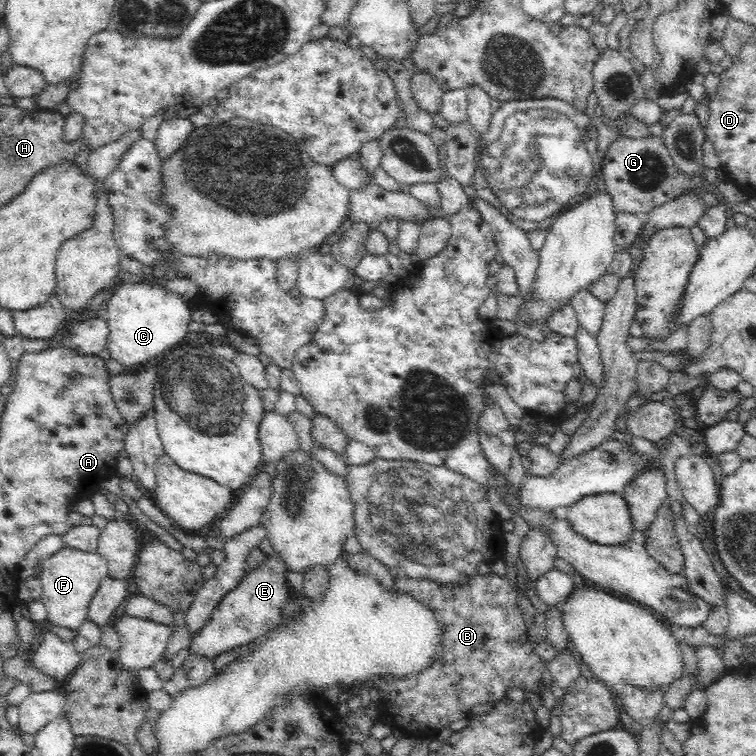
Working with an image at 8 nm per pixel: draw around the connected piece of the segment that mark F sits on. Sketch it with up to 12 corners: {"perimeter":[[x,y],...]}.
{"perimeter":[[65,546],[40,562],[47,622],[78,632],[108,572]]}

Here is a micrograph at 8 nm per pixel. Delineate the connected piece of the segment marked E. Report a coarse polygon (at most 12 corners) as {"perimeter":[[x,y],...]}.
{"perimeter":[[284,560],[264,562],[193,634],[214,662],[278,625],[292,593]]}

